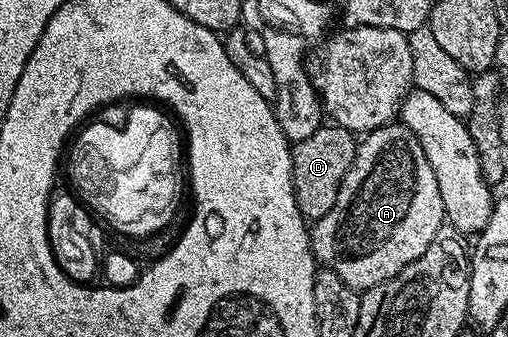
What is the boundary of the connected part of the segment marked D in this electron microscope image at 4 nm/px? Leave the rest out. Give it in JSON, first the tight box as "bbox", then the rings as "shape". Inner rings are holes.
{"bbox":[292,123,358,222],"shape":[[[325,123],[315,131],[315,135],[307,135],[307,139],[292,146],[295,203],[310,222],[318,221],[335,207],[335,199],[339,199],[341,184],[353,165],[358,144],[358,138],[350,129],[336,123]]]}

